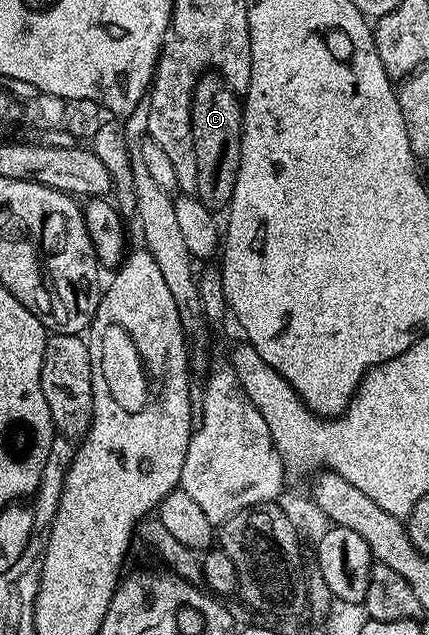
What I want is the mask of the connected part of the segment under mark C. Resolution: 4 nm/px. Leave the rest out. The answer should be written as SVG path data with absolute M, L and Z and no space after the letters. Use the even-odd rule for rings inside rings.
M206 75L193 89L191 103L191 135L195 147L195 163L199 167L196 198L212 211L224 210L233 198L235 179L241 158L242 102L220 77Z

